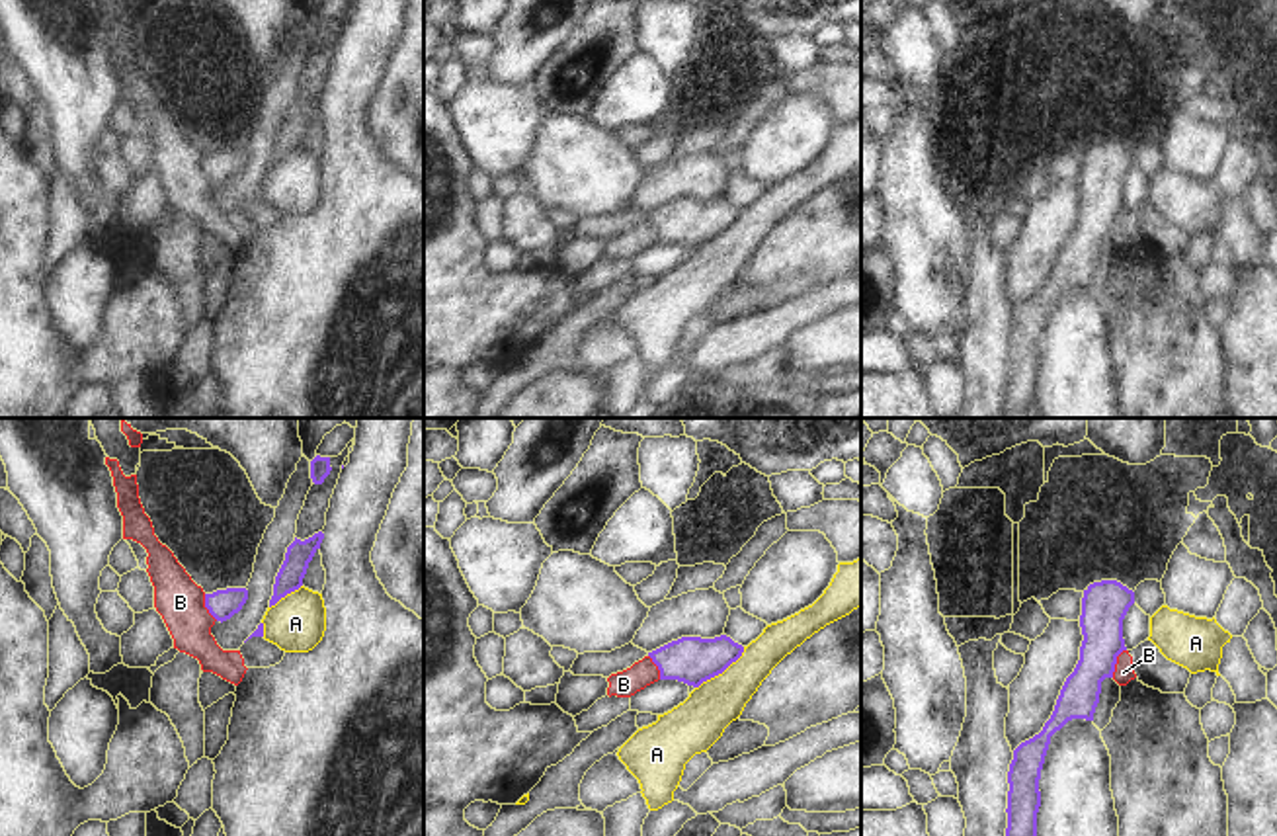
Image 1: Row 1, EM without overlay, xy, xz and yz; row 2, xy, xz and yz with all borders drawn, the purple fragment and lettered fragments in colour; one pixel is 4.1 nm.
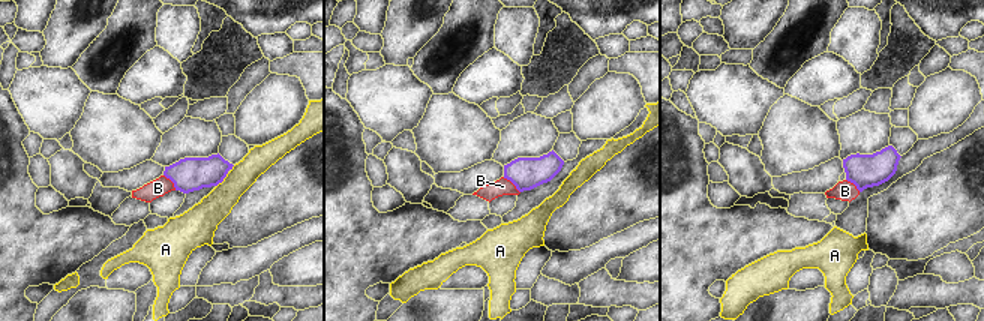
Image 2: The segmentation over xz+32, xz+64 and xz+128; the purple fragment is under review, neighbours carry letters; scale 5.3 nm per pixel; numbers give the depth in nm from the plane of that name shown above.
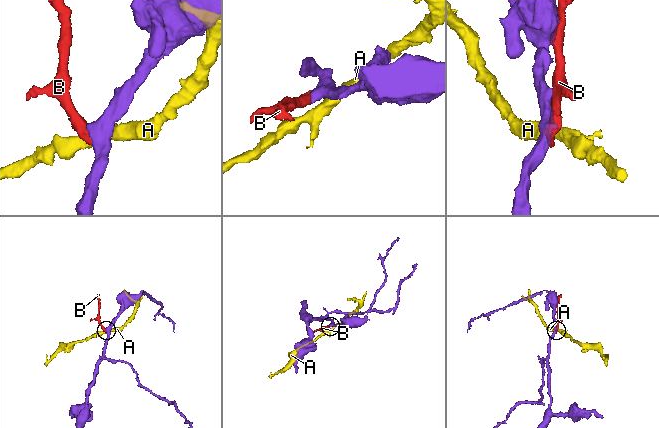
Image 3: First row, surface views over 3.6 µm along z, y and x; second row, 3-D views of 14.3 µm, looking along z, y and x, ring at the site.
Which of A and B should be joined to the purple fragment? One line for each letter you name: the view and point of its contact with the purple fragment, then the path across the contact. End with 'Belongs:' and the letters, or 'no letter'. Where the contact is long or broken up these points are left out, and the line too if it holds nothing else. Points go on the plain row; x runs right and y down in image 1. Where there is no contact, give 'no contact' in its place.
Belongs: no letter

